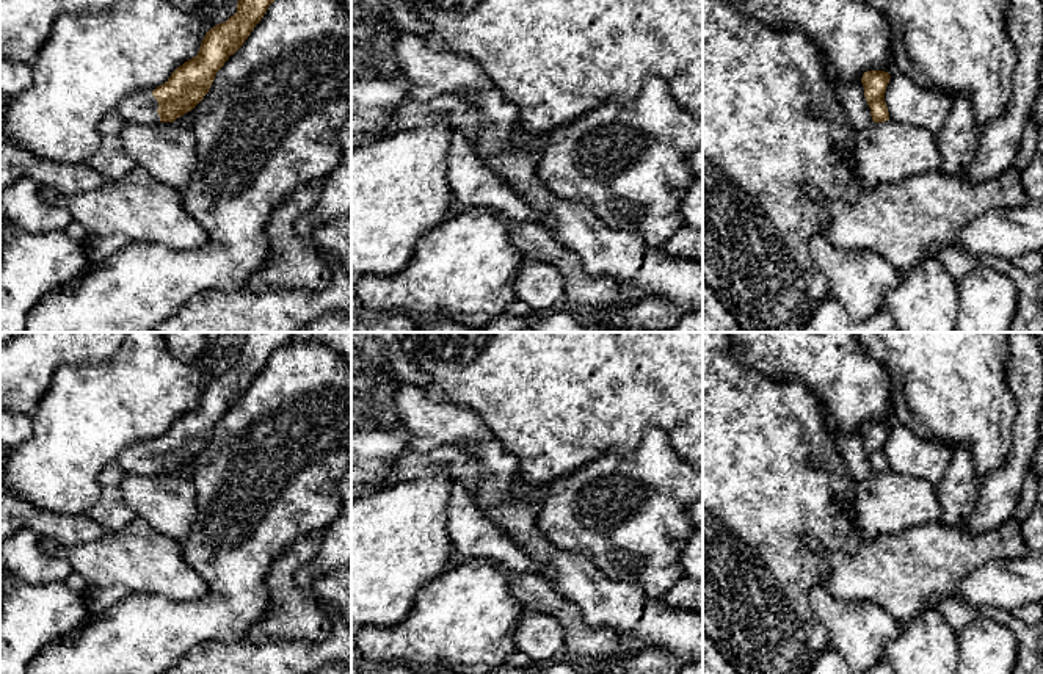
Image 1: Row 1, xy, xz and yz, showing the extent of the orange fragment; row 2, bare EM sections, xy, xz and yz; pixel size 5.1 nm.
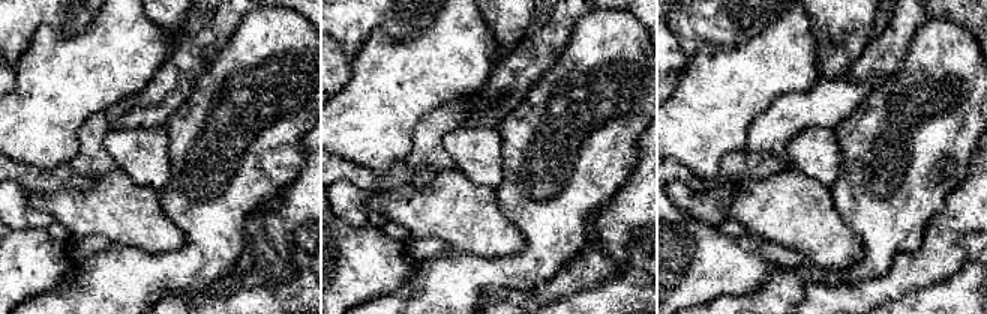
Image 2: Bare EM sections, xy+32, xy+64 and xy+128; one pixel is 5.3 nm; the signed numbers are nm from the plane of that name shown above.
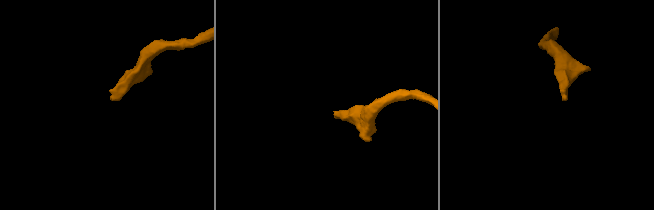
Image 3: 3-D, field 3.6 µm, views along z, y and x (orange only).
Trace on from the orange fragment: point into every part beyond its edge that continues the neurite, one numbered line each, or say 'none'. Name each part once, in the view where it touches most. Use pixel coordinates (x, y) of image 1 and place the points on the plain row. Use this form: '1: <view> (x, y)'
1: xy (140, 458)

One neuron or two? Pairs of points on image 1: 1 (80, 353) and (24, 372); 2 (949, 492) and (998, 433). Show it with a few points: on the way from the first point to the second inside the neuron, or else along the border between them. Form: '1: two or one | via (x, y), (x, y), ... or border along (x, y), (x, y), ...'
1: one | via (66, 353), (43, 353), (38, 358)
2: two | border along (955, 447), (963, 447), (970, 453), (981, 478)

